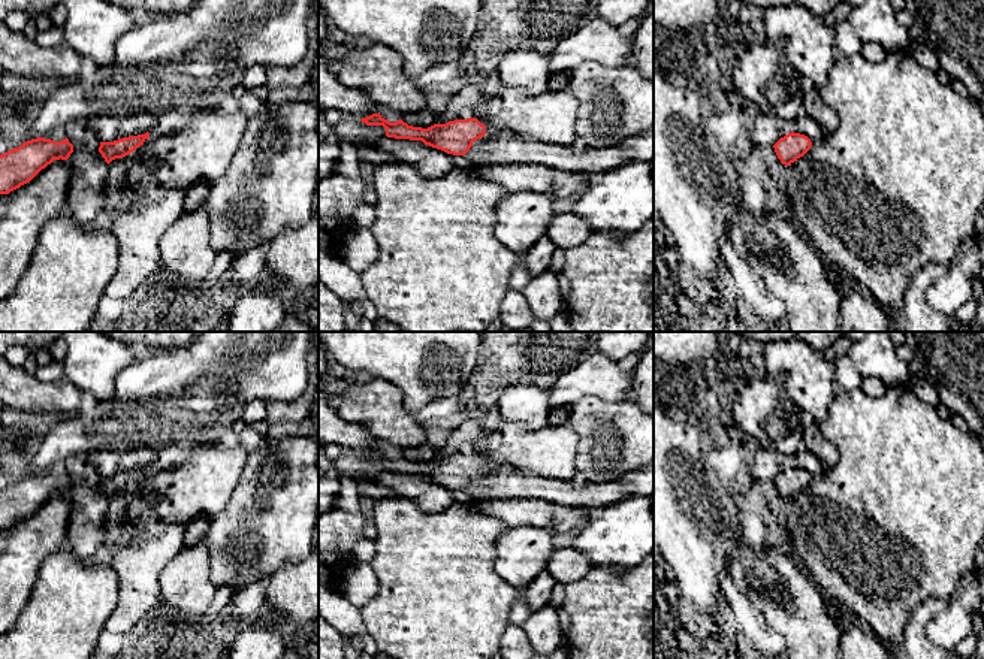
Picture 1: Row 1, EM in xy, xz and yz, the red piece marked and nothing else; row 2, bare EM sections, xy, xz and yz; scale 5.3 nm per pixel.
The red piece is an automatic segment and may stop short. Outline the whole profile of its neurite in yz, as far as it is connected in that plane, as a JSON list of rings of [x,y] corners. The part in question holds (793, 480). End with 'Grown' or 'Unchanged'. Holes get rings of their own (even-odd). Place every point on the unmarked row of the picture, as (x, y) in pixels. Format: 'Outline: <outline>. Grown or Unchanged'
Outline: [[[788,468],[781,472],[775,480],[775,487],[782,499],[790,501],[797,493],[803,492],[812,481],[808,471],[800,468]]]. Unchanged

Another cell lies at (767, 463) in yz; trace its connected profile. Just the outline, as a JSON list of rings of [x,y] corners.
[[[802,445],[794,454],[758,447],[752,462],[752,475],[757,480],[773,481],[791,466],[808,471],[812,478],[822,478],[827,474],[824,465]]]

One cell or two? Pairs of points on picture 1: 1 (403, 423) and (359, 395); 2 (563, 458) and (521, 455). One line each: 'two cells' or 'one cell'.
1: one cell
2: one cell

